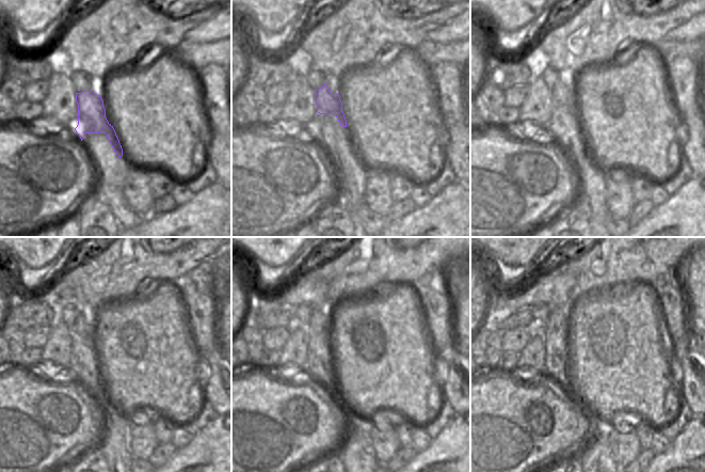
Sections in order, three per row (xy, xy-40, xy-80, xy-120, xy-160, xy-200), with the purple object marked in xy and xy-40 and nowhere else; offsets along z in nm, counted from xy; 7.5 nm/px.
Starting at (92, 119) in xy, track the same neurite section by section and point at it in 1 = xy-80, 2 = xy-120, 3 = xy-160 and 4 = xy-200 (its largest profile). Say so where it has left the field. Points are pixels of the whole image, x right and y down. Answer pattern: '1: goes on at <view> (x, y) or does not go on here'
1: goes on at xy-80 (560, 94)
2: goes on at xy-120 (84, 325)
3: goes on at xy-160 (321, 320)
4: goes on at xy-200 (559, 316)

